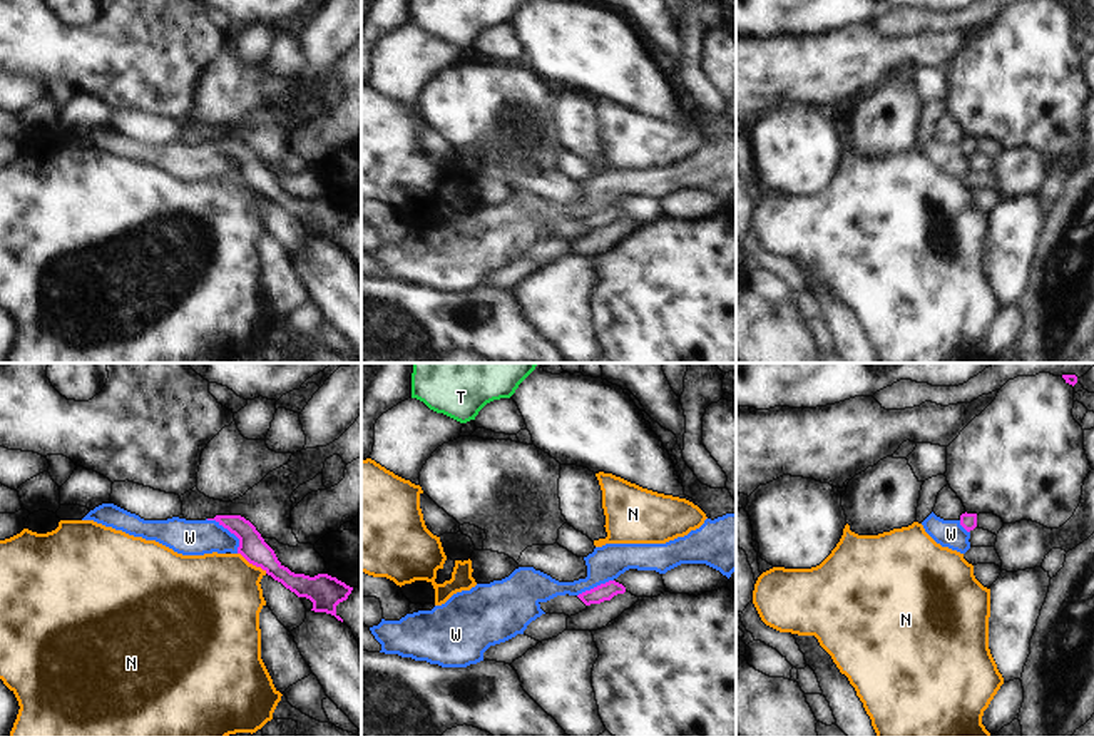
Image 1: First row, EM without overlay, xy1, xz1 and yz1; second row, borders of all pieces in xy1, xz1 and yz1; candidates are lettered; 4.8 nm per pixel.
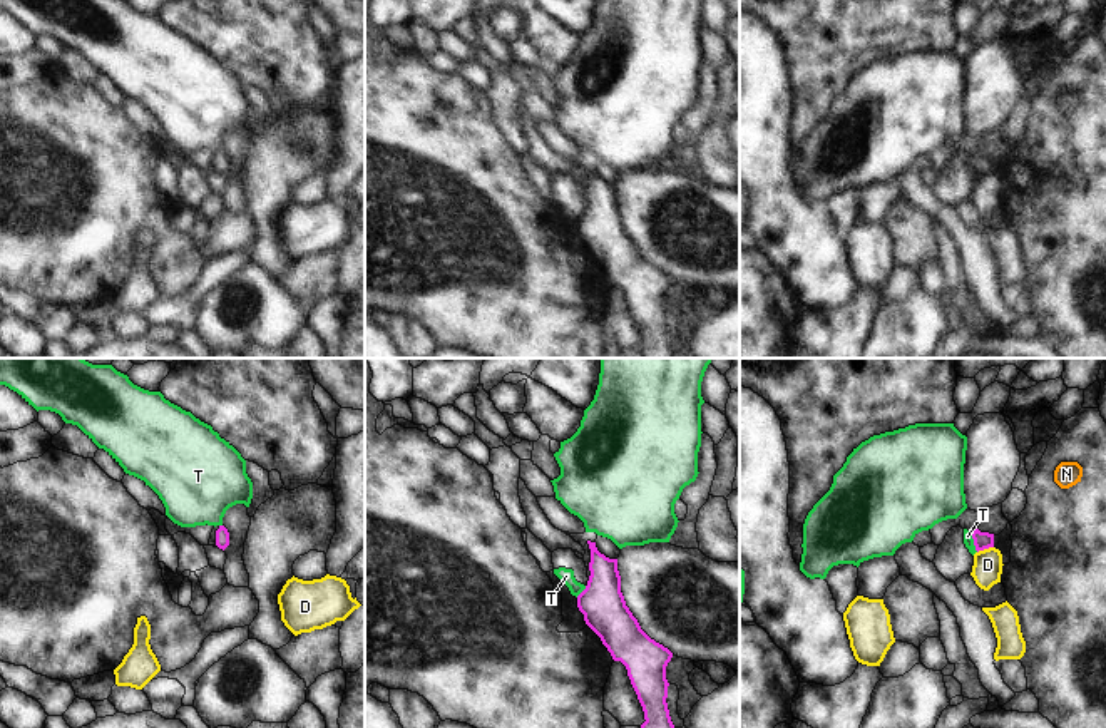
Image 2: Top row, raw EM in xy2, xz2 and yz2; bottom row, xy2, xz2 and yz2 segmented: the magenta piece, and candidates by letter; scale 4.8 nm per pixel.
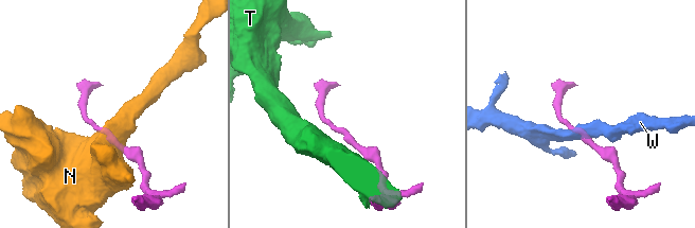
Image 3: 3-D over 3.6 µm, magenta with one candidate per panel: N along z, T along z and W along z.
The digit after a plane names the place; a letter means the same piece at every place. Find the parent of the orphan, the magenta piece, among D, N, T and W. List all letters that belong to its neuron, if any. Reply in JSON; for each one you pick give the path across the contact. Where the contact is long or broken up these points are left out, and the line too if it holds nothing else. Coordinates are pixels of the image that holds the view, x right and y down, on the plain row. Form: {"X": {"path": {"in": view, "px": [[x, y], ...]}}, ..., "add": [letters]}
{"add": []}

